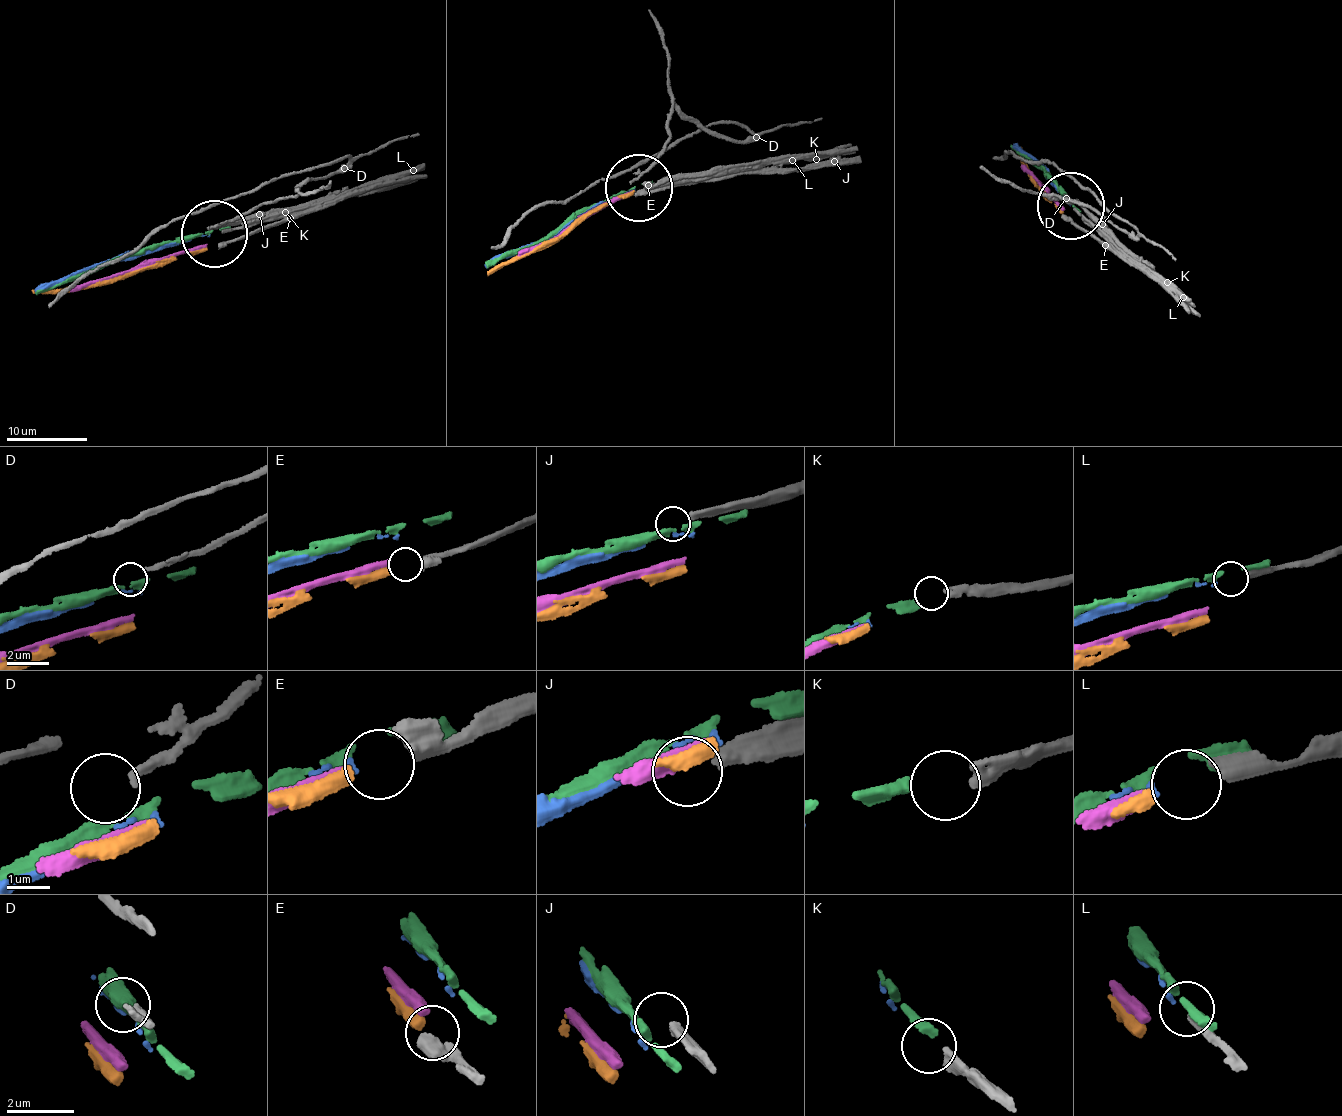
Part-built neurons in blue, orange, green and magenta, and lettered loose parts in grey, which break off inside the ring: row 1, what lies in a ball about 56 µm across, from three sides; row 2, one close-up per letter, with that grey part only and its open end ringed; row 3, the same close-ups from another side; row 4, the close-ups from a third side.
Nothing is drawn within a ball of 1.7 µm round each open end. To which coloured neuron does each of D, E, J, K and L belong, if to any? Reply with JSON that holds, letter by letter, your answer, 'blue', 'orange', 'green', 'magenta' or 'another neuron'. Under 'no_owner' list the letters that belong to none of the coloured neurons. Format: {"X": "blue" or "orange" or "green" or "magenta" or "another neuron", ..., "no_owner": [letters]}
{"D": "another neuron", "E": "orange", "J": "another neuron", "K": "green", "L": "blue", "no_owner": ["D", "J"]}

